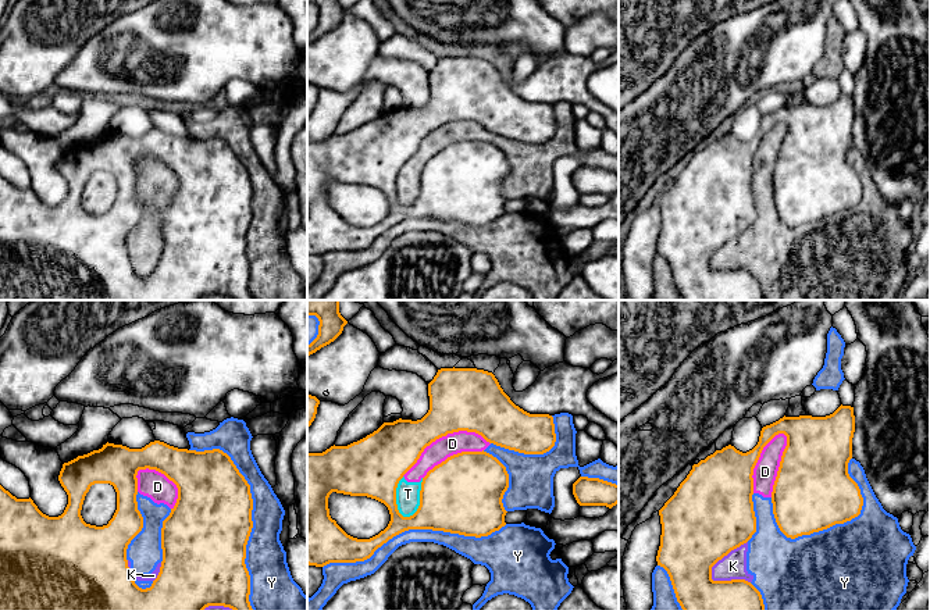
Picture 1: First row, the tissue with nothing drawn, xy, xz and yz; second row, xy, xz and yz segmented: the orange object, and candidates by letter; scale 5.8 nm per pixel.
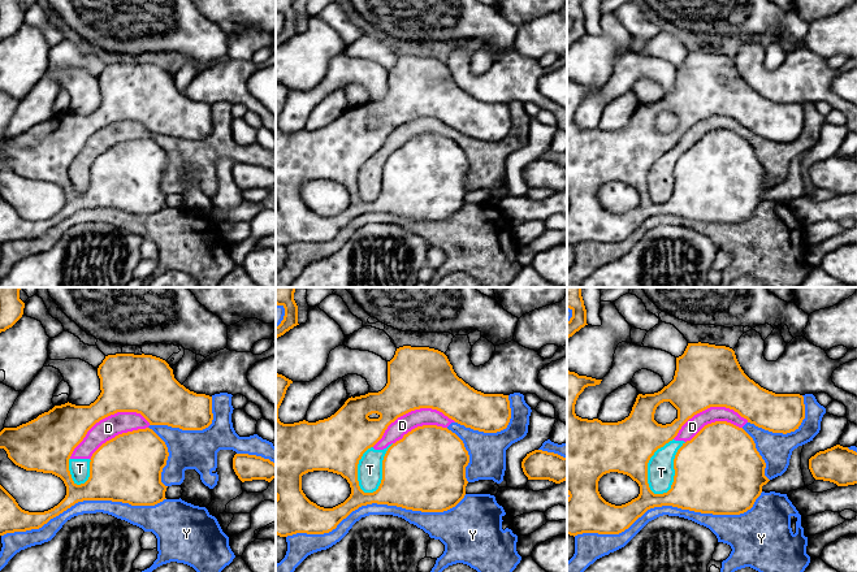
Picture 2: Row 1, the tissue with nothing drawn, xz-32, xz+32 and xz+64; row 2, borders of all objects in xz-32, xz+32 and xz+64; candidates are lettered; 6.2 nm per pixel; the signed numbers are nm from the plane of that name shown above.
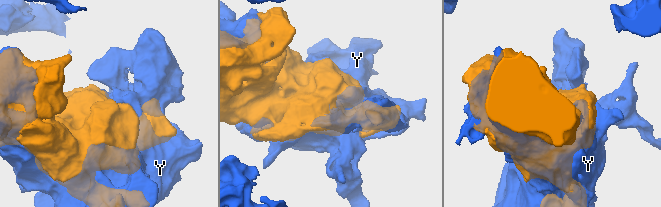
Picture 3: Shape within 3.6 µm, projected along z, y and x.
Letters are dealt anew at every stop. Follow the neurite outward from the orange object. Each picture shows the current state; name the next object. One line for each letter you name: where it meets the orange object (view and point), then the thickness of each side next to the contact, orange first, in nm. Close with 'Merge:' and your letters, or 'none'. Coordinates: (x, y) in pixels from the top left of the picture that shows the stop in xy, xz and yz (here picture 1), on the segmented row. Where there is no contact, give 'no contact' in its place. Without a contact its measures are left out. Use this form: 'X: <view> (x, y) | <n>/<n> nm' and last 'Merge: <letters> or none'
Merge: none

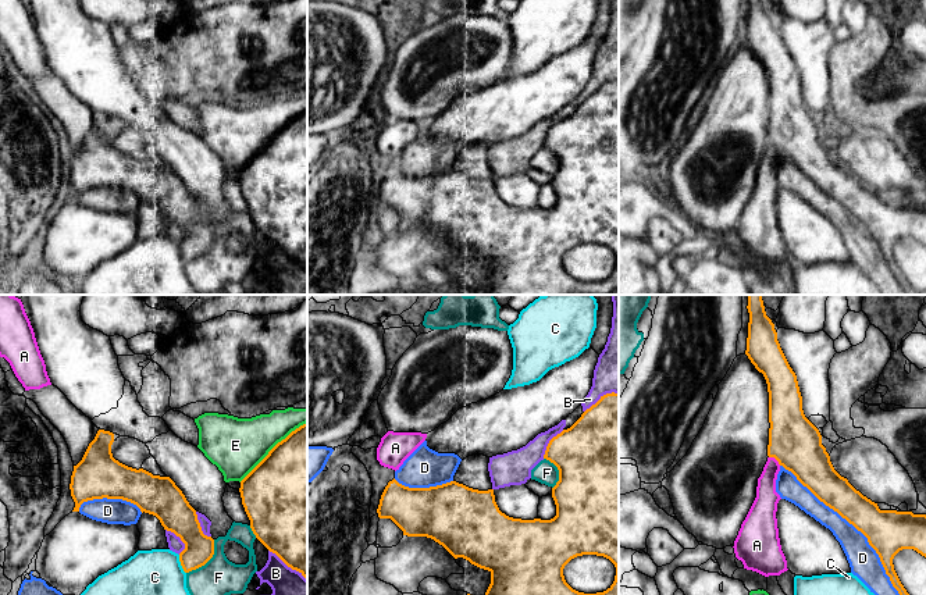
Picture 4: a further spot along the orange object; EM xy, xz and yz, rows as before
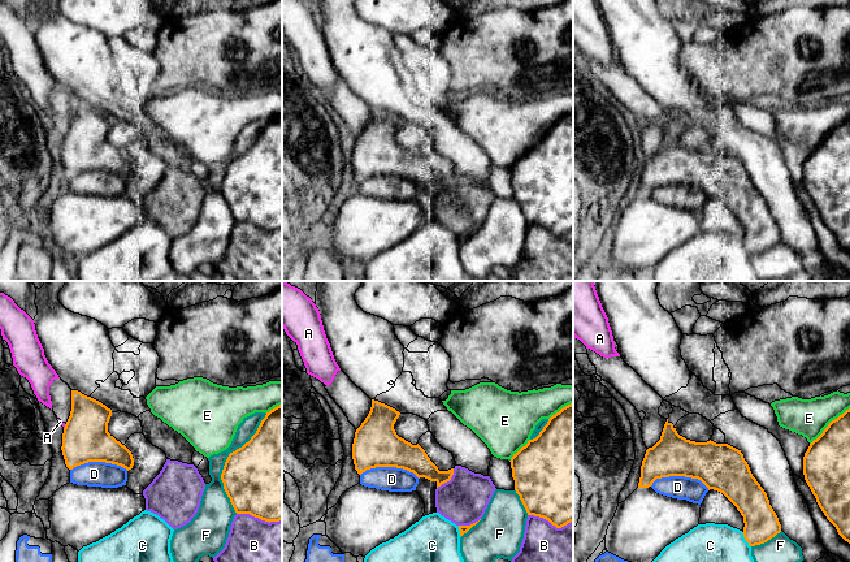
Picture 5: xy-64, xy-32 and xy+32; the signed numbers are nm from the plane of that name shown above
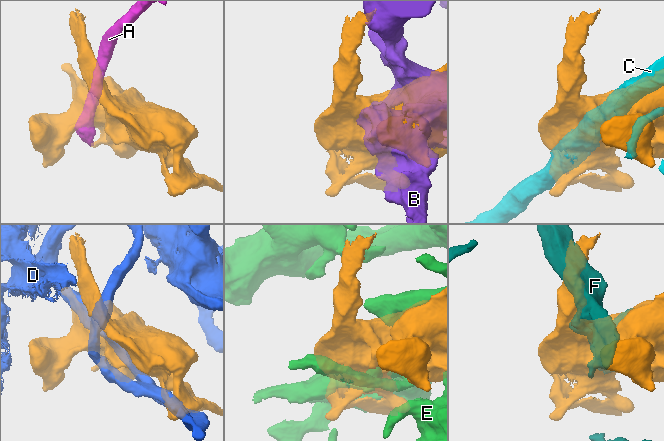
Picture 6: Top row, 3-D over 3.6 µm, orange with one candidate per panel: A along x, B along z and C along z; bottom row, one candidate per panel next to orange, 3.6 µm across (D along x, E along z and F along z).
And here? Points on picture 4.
D: yz (851, 523) | 260/180 nm
Merge: D

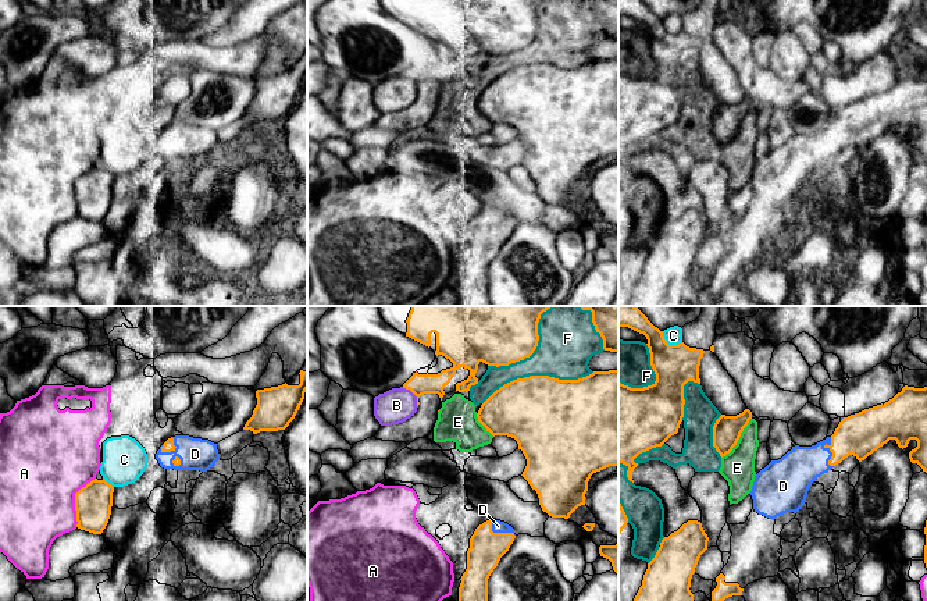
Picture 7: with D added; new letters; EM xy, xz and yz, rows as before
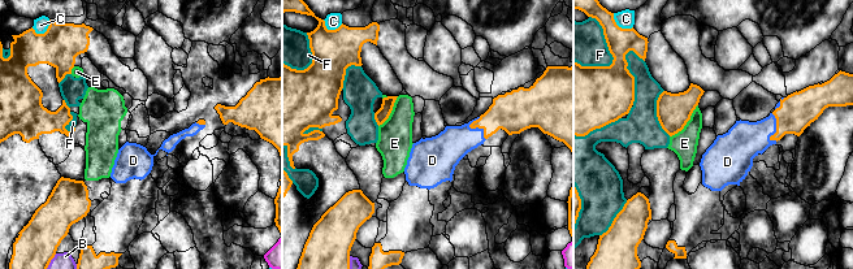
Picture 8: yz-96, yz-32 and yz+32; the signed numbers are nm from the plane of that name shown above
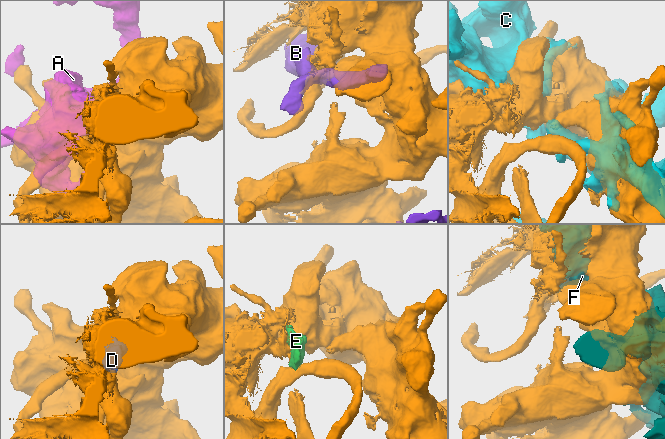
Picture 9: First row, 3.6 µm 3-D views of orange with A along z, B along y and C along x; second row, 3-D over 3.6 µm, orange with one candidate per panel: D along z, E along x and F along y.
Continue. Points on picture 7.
D: yz (831, 451) | 240/240 nm
Merge: D

